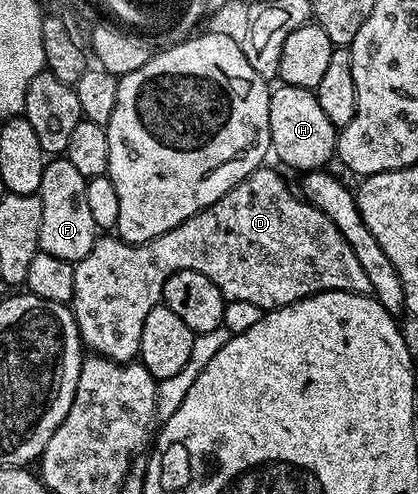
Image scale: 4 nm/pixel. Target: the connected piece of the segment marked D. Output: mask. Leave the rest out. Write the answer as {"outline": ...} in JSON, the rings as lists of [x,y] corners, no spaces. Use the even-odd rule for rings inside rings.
{"outline":[[[261,168],[254,172],[250,172],[250,176],[246,176],[238,185],[234,188],[230,188],[230,192],[226,192],[226,196],[222,196],[222,200],[210,204],[210,208],[206,208],[202,212],[190,216],[182,224],[178,224],[178,228],[170,228],[170,232],[166,232],[162,236],[158,236],[149,242],[133,244],[130,242],[123,242],[119,236],[97,237],[94,248],[90,248],[90,252],[81,262],[75,263],[74,292],[72,293],[70,309],[74,317],[76,317],[76,327],[80,330],[83,345],[87,347],[87,349],[89,346],[89,348],[92,349],[89,351],[95,352],[97,355],[115,360],[121,364],[135,359],[140,352],[142,324],[146,320],[146,316],[157,306],[161,299],[163,299],[164,285],[168,277],[179,270],[202,272],[202,276],[206,276],[206,280],[218,284],[218,292],[222,292],[227,301],[247,300],[249,304],[259,306],[261,311],[264,312],[277,310],[279,306],[289,306],[292,302],[297,302],[303,298],[309,298],[312,294],[321,294],[323,290],[368,294],[370,291],[370,280],[366,277],[366,272],[362,268],[362,264],[358,264],[358,256],[354,256],[354,248],[350,248],[350,244],[346,244],[342,232],[338,232],[338,228],[334,228],[332,221],[329,220],[317,206],[305,200],[297,191],[296,195],[295,192],[284,183],[284,178],[279,174],[279,172],[281,173],[279,169],[276,169],[277,171],[268,169],[269,168]]]}

